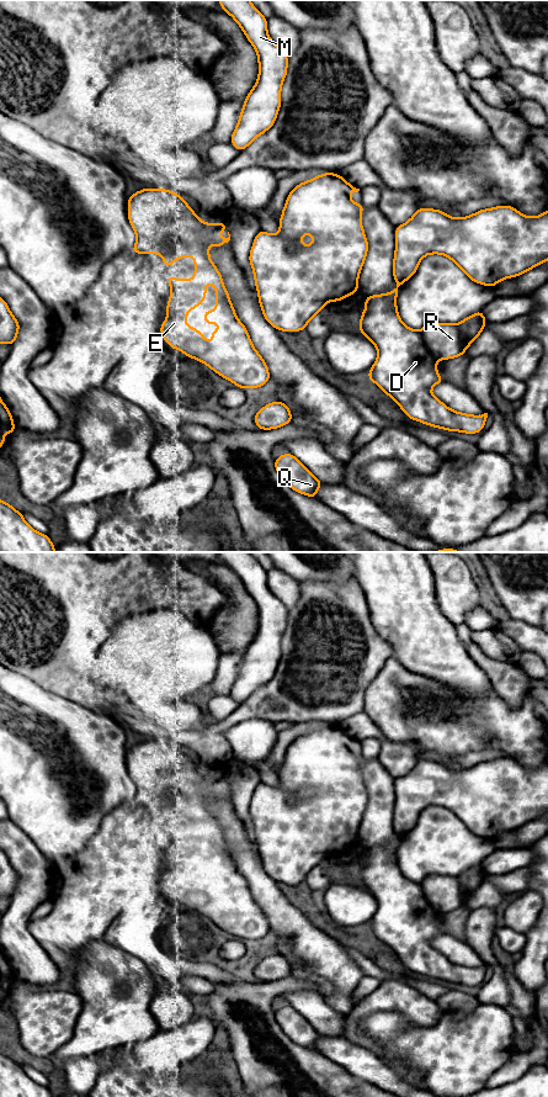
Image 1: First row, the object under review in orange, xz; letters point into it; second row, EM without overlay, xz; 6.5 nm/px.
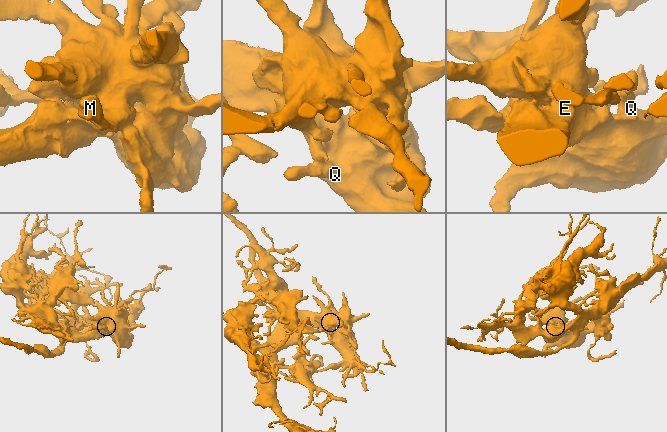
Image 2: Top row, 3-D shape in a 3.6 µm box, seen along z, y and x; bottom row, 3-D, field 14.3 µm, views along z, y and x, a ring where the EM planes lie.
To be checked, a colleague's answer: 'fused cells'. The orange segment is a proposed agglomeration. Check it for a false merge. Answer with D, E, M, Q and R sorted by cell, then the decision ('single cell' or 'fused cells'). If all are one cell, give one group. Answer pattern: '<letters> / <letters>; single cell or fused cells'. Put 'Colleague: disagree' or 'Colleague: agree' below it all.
D E M Q R; single cell
Colleague: disagree

